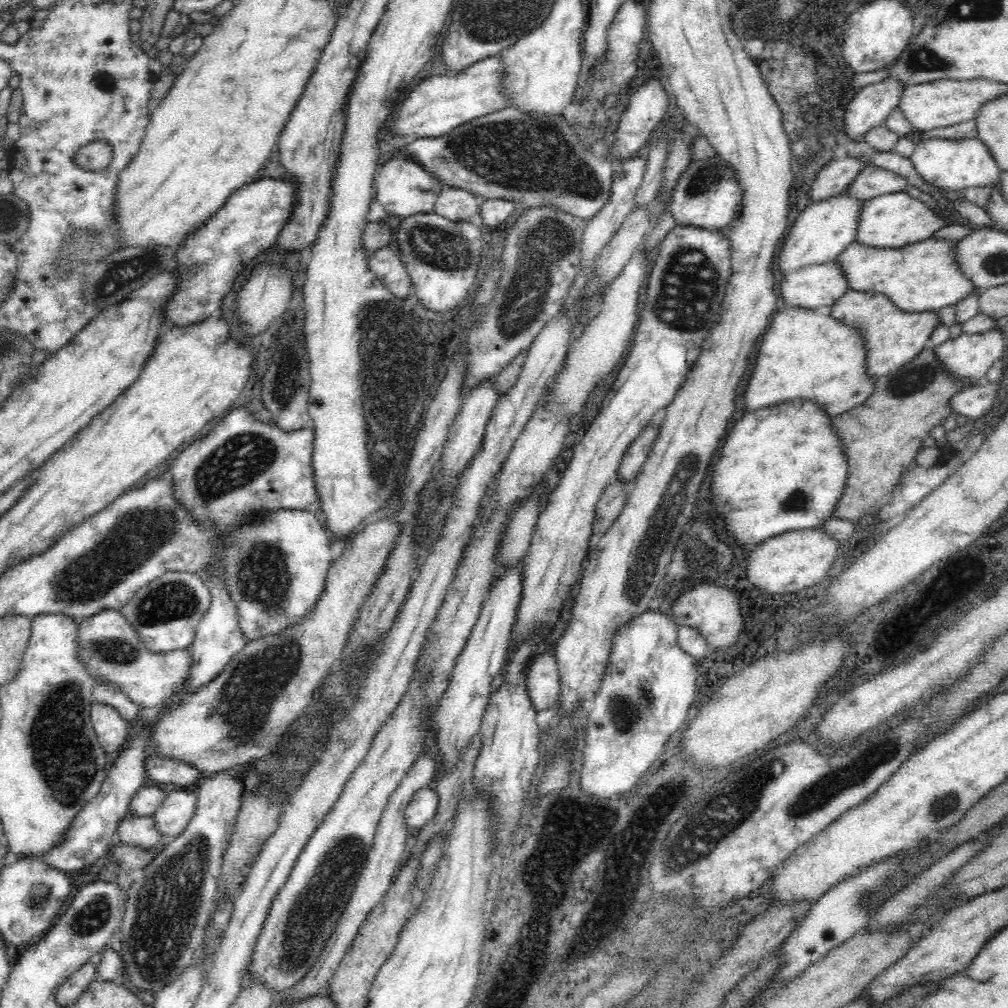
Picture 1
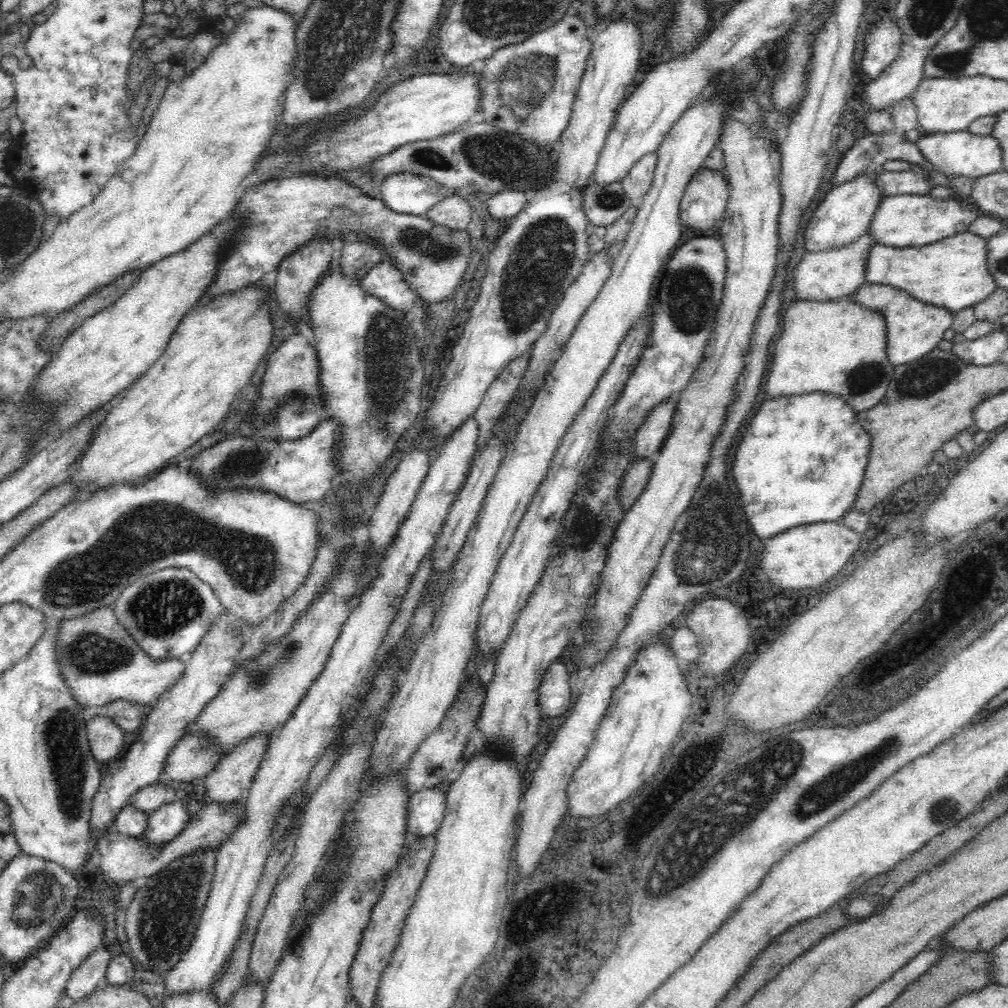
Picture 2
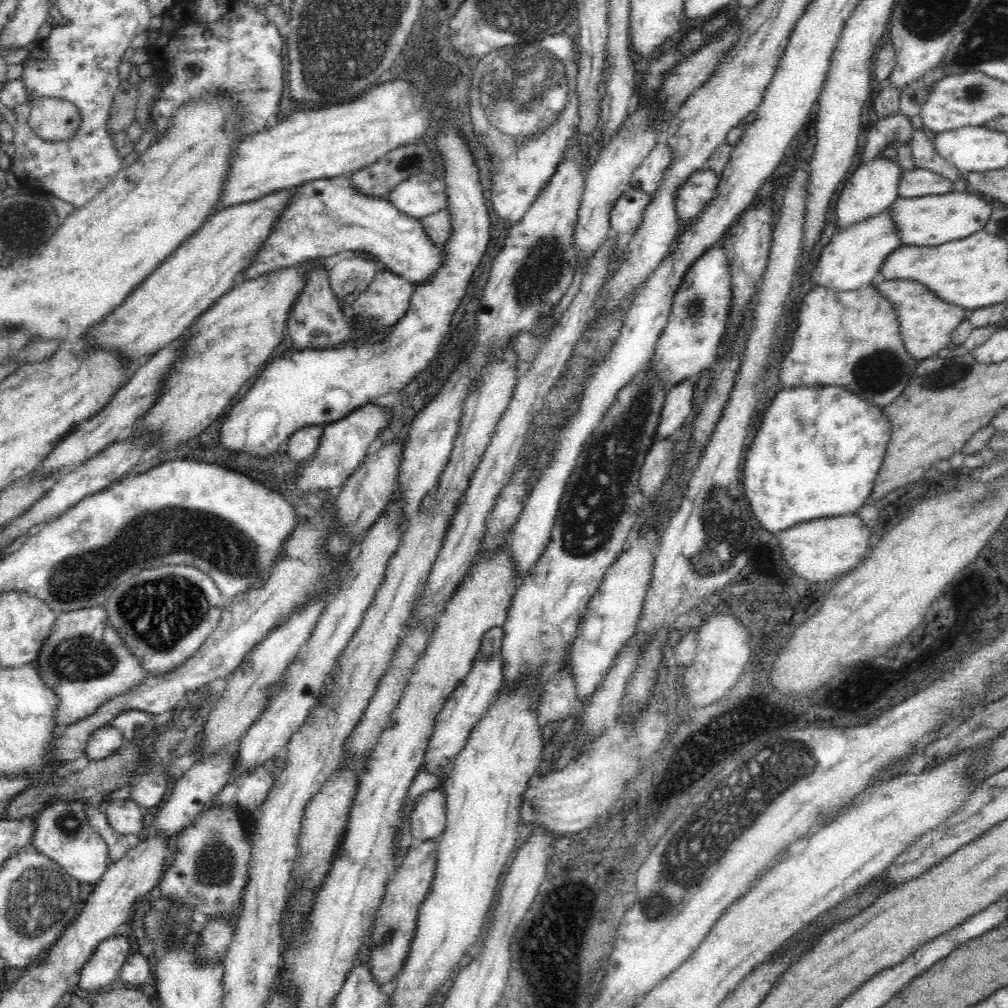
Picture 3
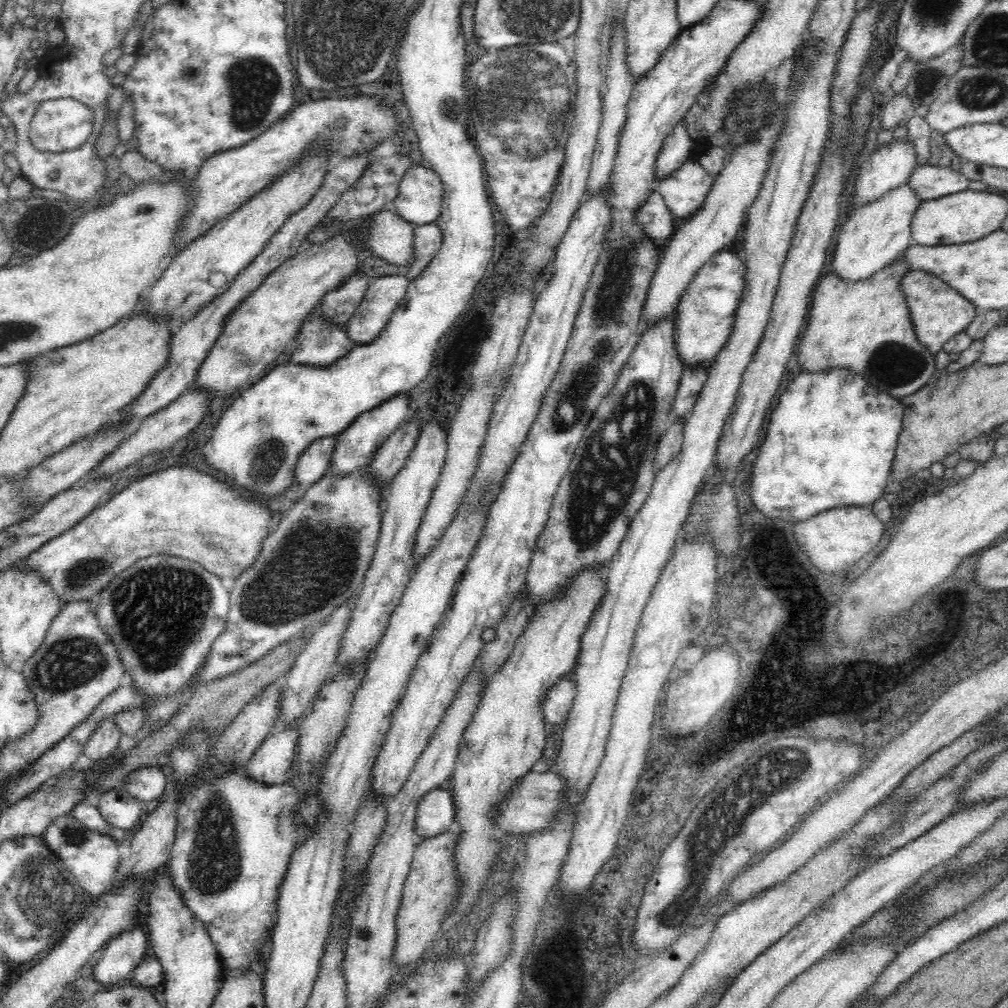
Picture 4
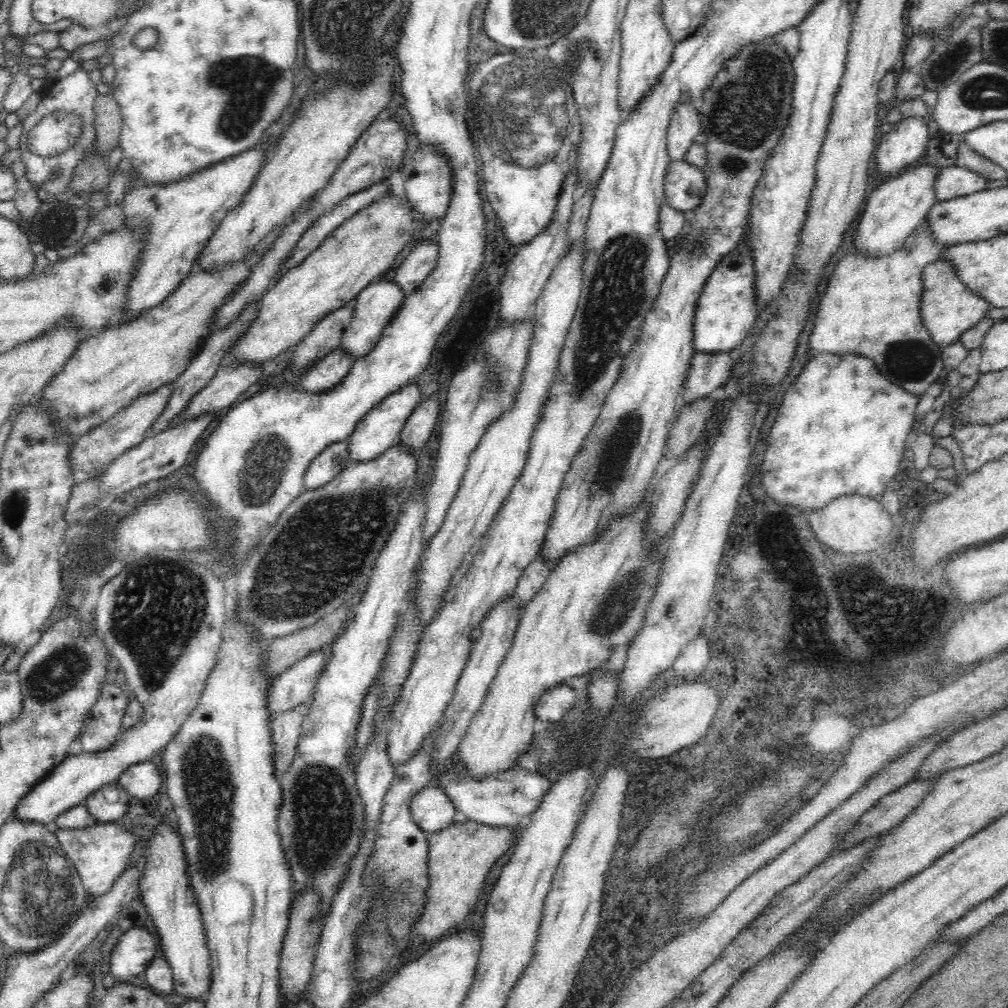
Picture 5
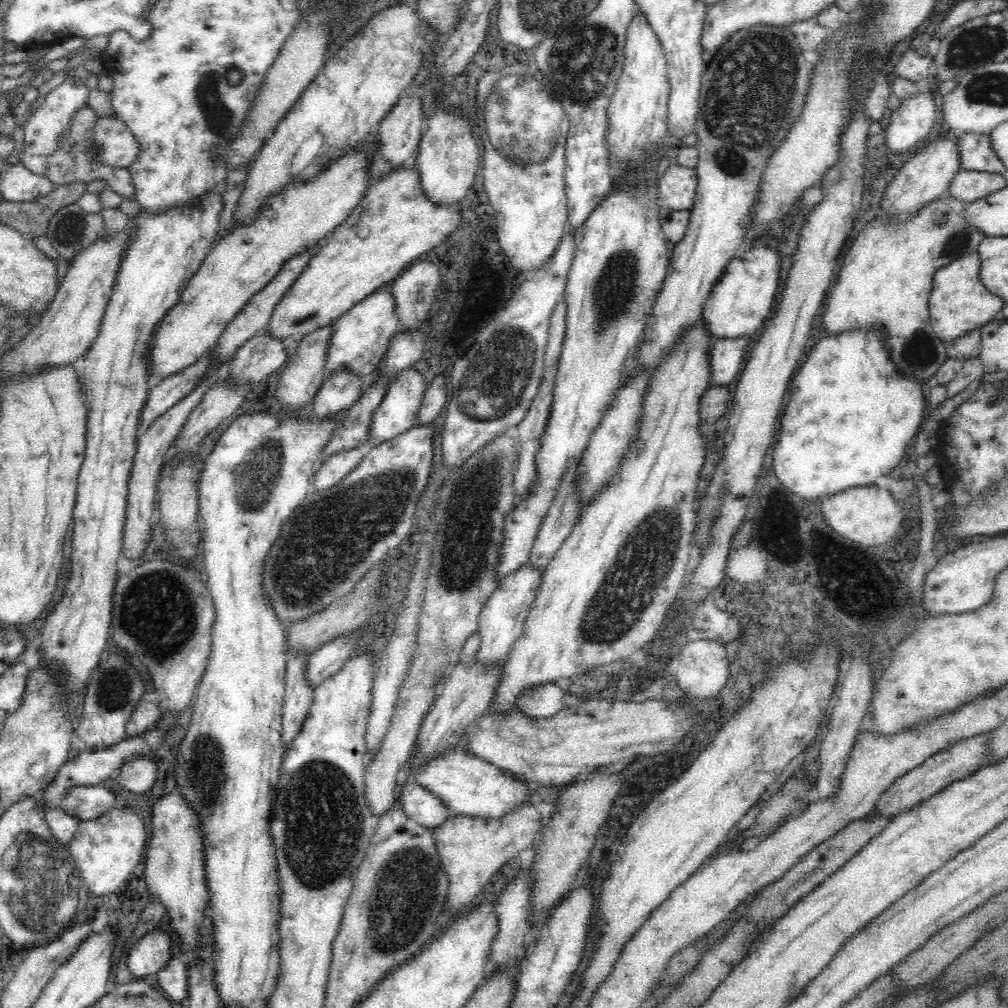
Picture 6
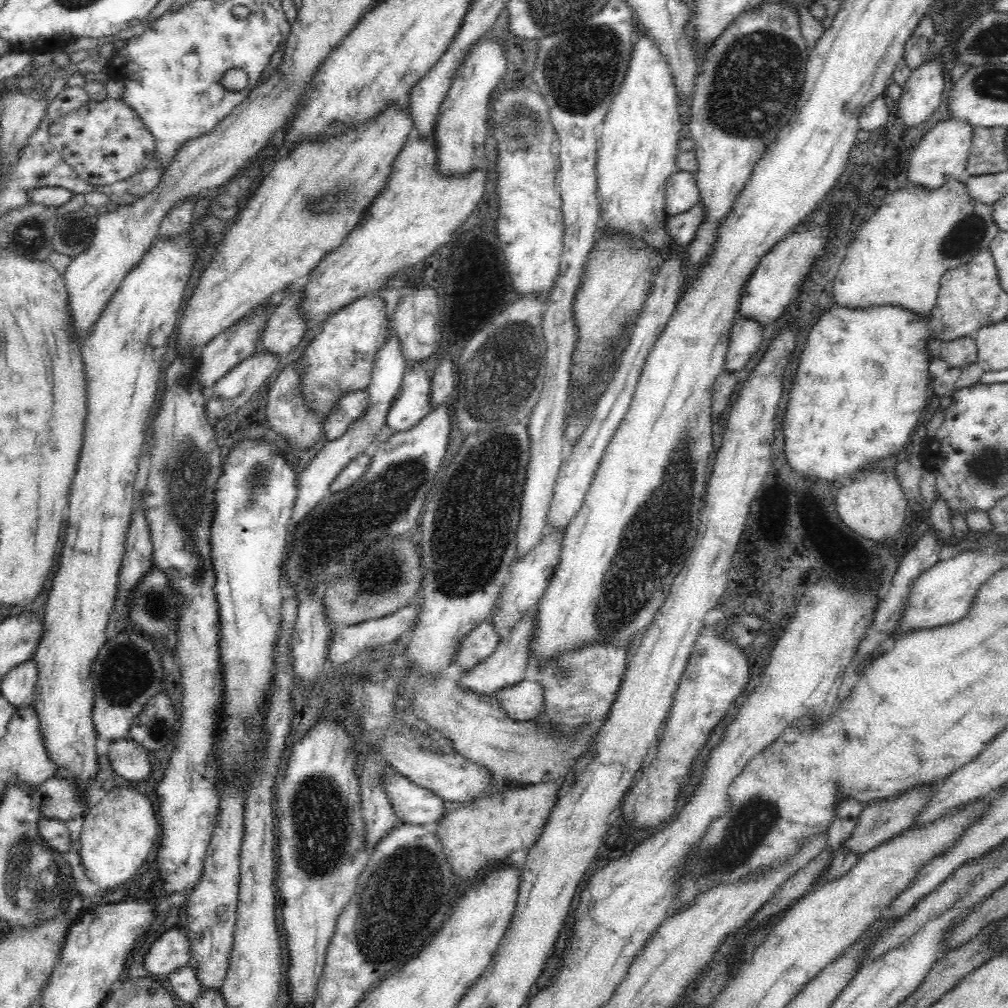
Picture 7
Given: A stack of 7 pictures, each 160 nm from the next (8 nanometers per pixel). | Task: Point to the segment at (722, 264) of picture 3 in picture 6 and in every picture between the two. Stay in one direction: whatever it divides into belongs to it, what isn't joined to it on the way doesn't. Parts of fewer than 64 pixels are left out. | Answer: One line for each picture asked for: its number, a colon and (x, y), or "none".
4: (703, 320)
5: (726, 310)
6: (740, 301)

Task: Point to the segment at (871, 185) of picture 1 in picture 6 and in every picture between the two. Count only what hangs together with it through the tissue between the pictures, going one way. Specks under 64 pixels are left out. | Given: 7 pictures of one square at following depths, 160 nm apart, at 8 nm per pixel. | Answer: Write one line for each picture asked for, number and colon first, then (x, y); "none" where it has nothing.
2: (891, 183)
3: (918, 182)
4: (928, 182)
5: (952, 181)
6: (967, 185)

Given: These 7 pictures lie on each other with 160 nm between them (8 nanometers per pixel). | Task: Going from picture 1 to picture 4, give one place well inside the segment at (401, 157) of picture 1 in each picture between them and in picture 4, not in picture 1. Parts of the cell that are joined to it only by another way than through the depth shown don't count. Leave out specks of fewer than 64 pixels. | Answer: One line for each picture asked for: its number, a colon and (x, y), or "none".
2: (406, 193)
3: (422, 194)
4: (420, 193)

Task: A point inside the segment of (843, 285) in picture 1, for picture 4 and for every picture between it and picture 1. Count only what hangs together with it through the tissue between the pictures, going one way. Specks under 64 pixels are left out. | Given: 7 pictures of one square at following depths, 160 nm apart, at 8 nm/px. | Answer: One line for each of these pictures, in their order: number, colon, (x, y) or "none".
2: (823, 276)
3: (852, 258)
4: (875, 235)

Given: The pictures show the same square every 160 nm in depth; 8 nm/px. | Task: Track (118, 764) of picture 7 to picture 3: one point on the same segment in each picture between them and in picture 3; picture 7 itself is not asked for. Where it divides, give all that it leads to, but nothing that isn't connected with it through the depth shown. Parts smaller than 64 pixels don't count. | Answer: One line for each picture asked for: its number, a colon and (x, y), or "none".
3: (148, 791)
4: (147, 785)
5: (143, 780)
6: (138, 775)

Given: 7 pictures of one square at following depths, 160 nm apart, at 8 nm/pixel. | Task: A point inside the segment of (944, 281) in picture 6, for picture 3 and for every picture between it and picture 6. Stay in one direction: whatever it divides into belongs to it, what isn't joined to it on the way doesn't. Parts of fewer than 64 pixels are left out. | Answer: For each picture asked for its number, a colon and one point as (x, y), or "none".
3: (926, 323)
4: (938, 313)
5: (948, 308)

